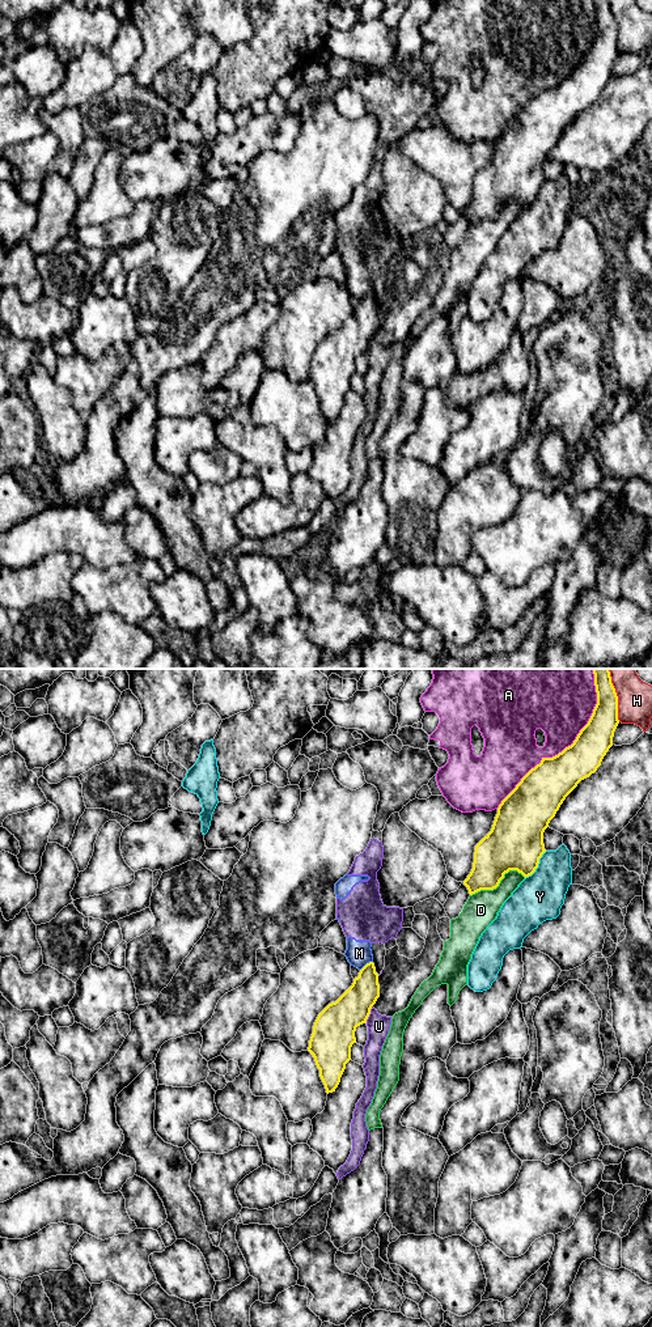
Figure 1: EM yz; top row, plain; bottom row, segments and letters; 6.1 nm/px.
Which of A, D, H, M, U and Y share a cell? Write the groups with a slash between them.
A / D / H / M U / Y

